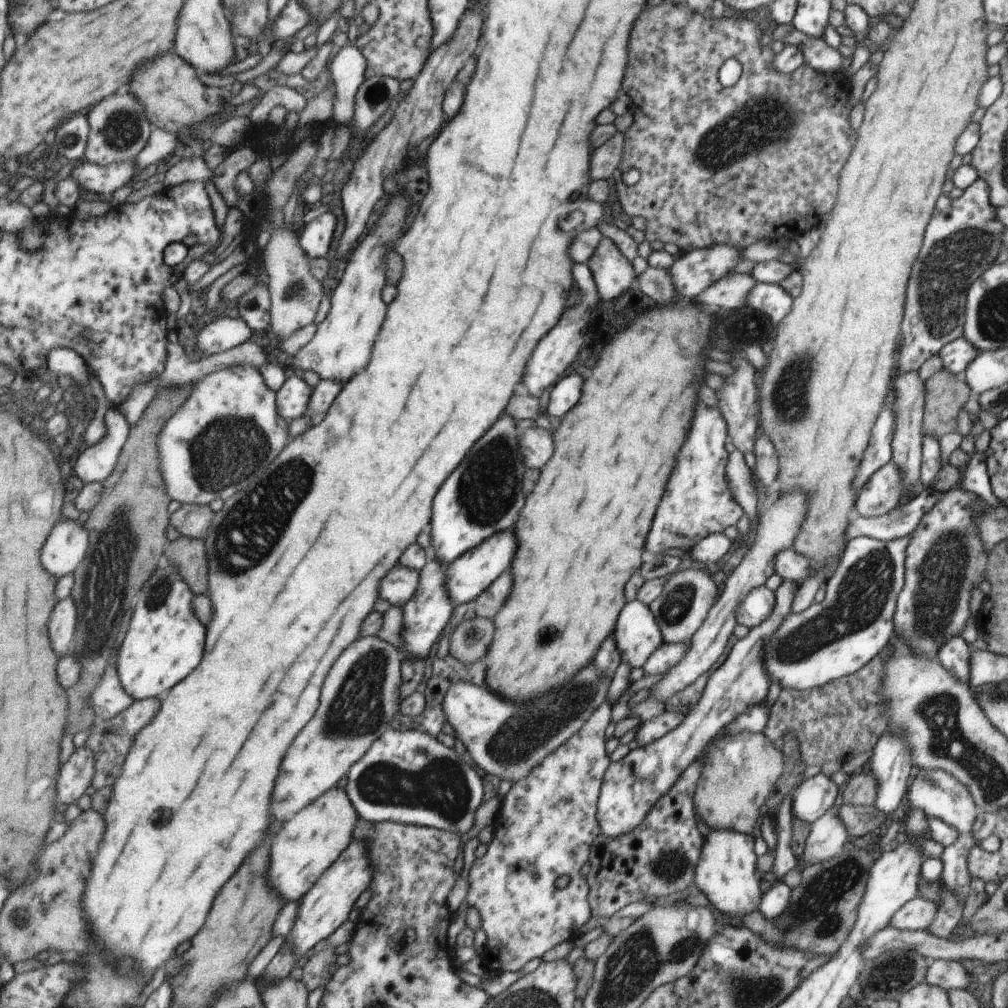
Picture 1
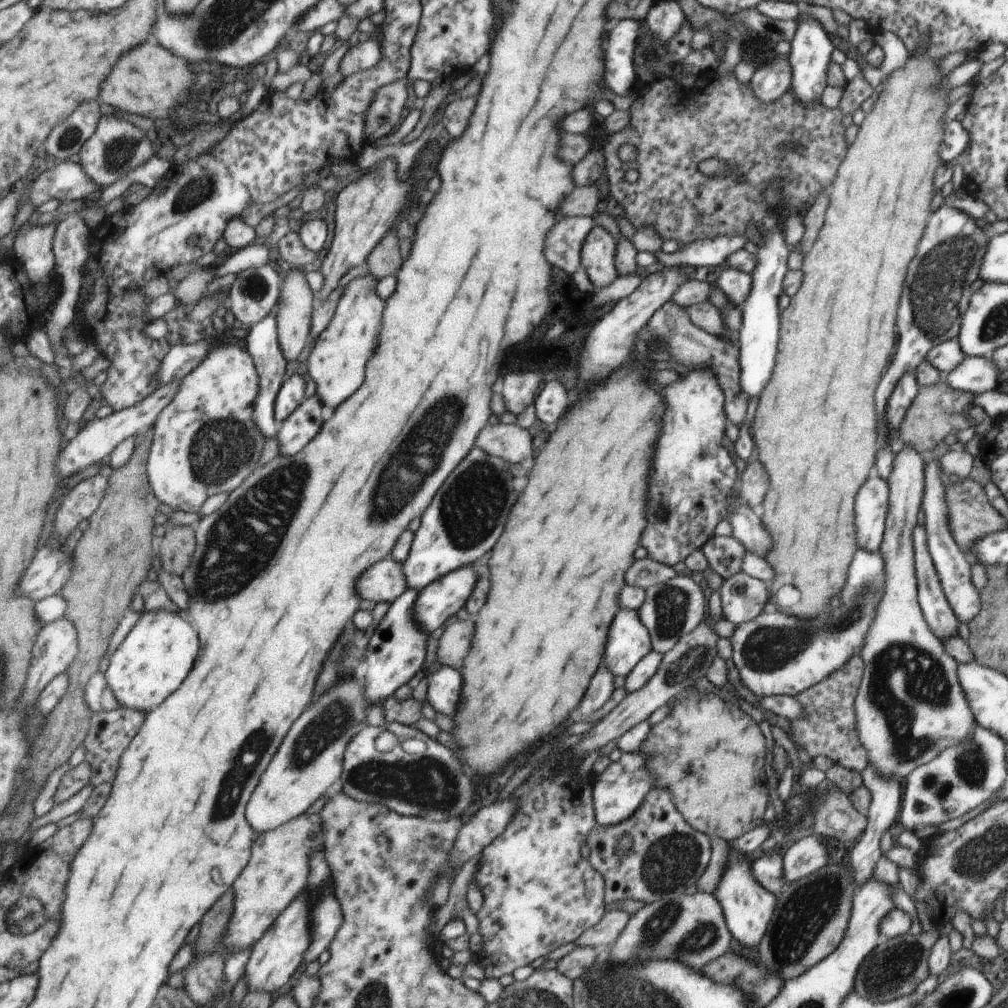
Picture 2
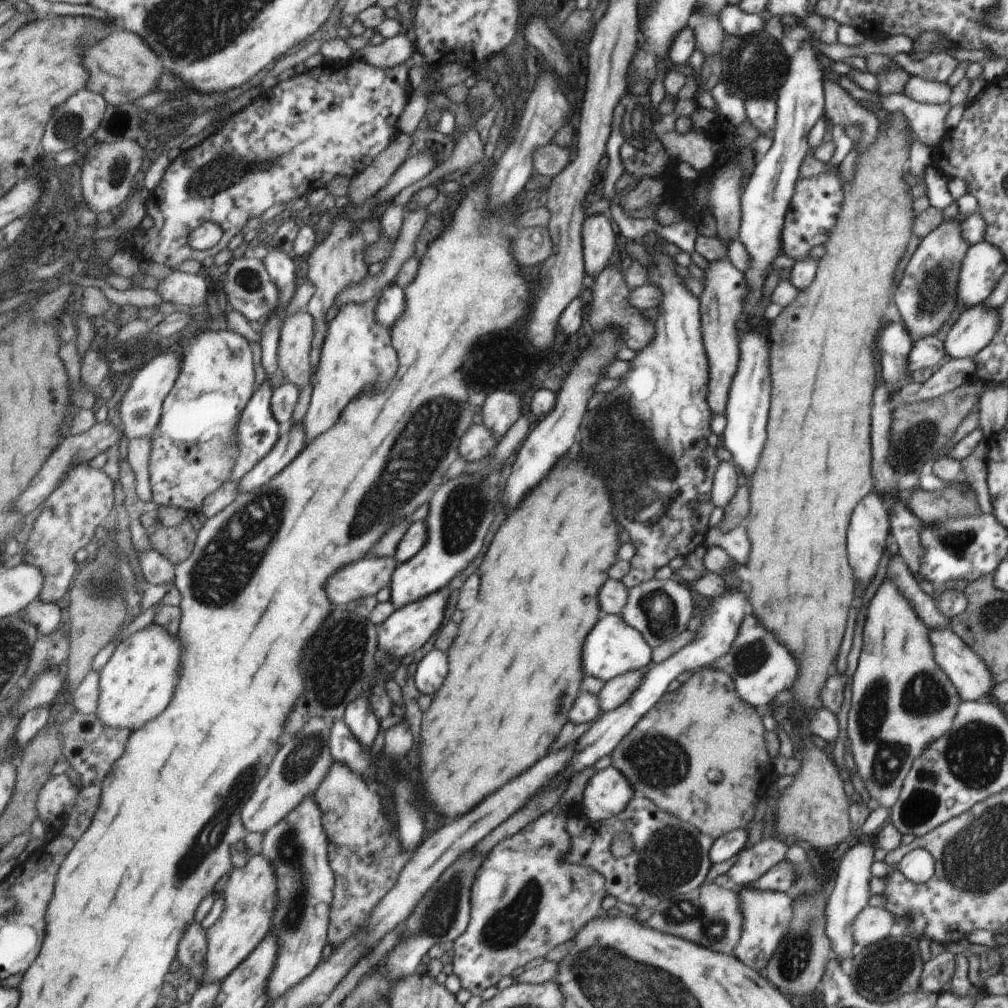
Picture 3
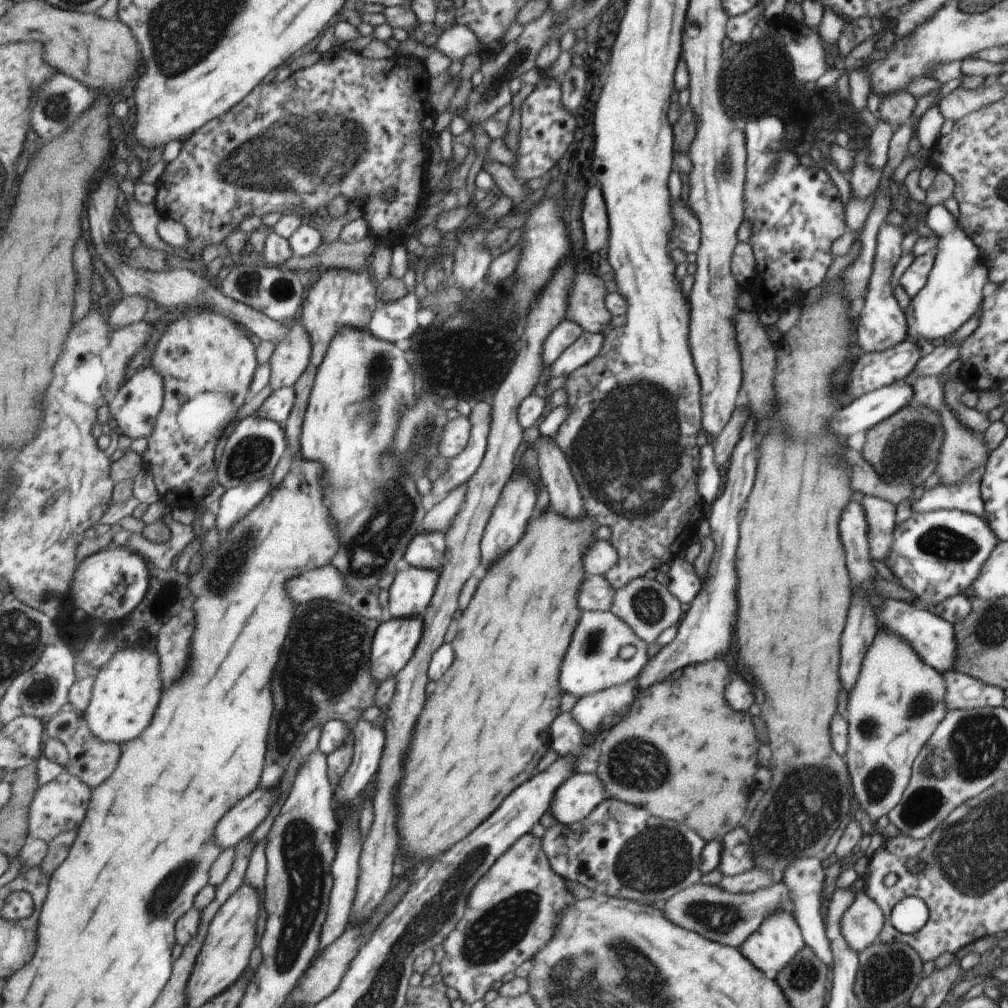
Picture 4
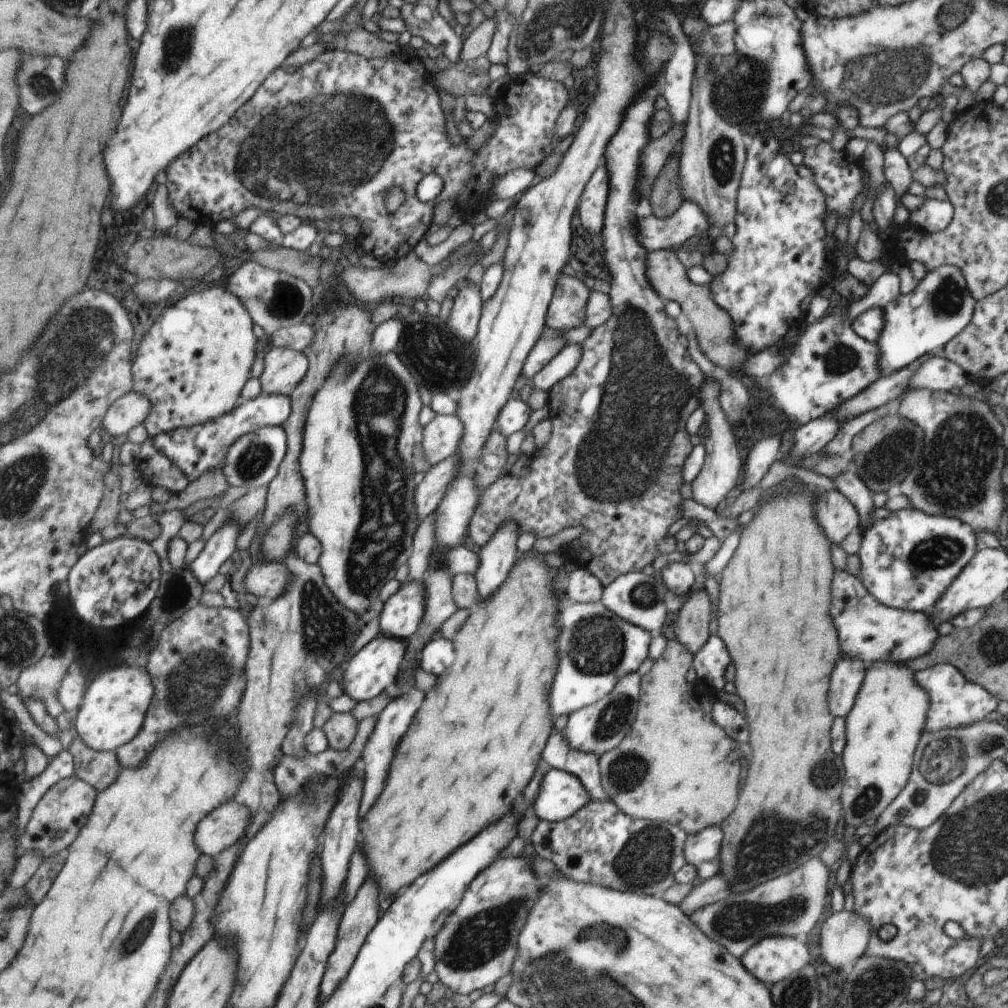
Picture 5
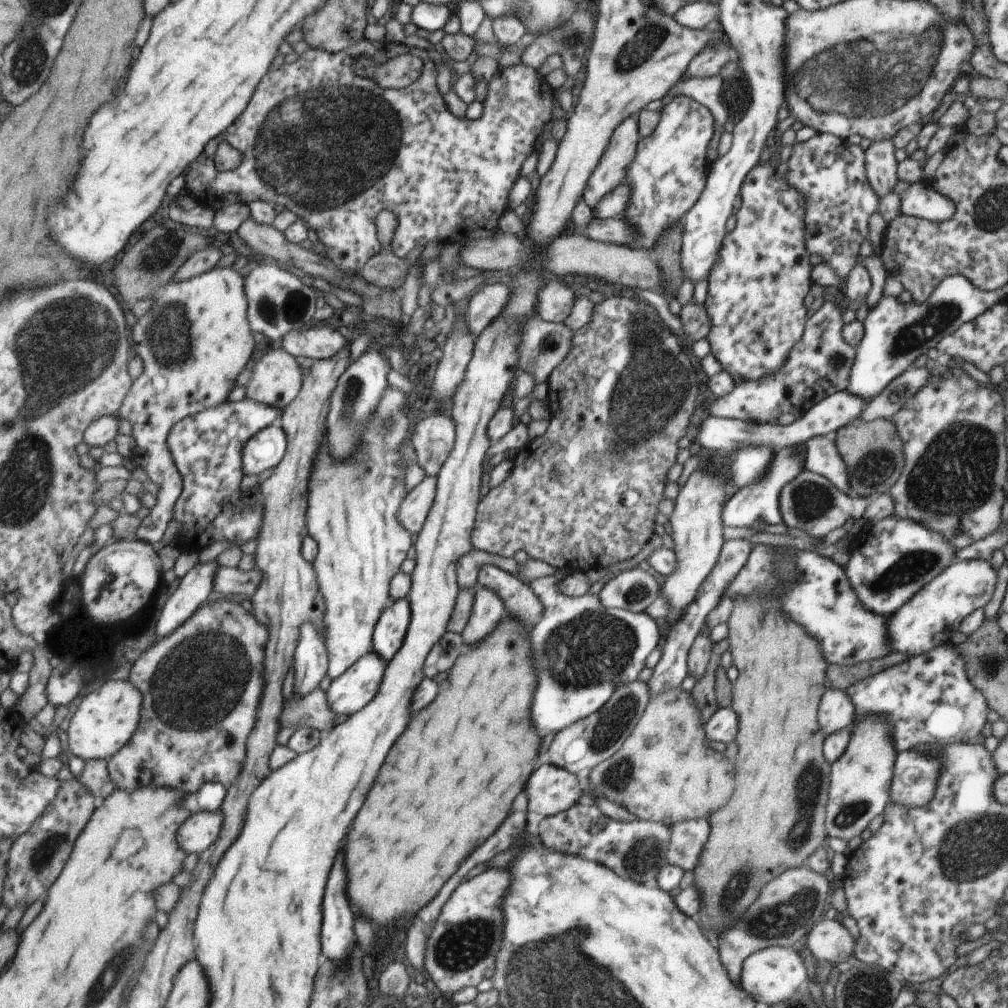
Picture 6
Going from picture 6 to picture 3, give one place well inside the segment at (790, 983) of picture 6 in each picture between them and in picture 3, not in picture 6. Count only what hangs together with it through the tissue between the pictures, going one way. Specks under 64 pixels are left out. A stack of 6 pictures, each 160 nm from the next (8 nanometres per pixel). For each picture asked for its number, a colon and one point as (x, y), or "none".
3: (767, 915)
4: (777, 942)
5: (774, 958)

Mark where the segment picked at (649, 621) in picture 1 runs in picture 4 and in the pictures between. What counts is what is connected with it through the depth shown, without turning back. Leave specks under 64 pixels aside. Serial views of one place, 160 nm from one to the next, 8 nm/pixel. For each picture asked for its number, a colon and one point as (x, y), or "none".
2: (629, 642)
3: (614, 648)
4: (594, 663)

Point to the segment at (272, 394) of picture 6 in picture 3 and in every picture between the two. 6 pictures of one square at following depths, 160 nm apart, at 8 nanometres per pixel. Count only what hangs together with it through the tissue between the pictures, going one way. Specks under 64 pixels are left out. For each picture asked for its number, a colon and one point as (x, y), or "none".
3: (296, 340)
4: (293, 356)
5: (285, 368)

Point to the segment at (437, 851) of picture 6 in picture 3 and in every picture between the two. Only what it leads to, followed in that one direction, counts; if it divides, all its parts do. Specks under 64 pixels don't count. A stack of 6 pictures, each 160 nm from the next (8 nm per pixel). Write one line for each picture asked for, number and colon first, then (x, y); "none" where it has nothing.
3: (515, 665)
4: (483, 729)
5: (473, 744)

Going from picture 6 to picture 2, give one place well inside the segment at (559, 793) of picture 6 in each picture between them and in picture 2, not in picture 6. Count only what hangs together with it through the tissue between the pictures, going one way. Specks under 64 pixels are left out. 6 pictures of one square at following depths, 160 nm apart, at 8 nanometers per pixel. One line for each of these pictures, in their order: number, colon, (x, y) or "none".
2: (618, 790)
3: (606, 793)
4: (579, 796)
5: (561, 795)

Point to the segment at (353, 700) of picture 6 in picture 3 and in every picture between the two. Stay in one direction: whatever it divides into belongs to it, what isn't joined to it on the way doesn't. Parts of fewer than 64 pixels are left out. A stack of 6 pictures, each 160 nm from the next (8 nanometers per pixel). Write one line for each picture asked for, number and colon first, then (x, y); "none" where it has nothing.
3: (407, 628)
4: (393, 645)
5: (374, 669)

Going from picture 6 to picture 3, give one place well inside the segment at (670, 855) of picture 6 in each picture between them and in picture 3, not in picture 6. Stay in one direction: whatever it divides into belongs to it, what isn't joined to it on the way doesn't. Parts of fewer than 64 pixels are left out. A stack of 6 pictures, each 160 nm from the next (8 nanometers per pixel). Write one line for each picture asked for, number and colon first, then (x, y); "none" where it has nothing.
3: (752, 862)
4: (736, 857)
5: (702, 848)

